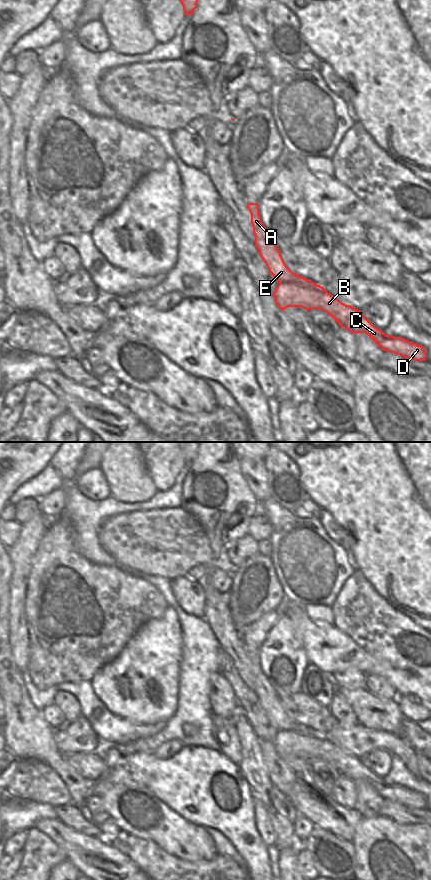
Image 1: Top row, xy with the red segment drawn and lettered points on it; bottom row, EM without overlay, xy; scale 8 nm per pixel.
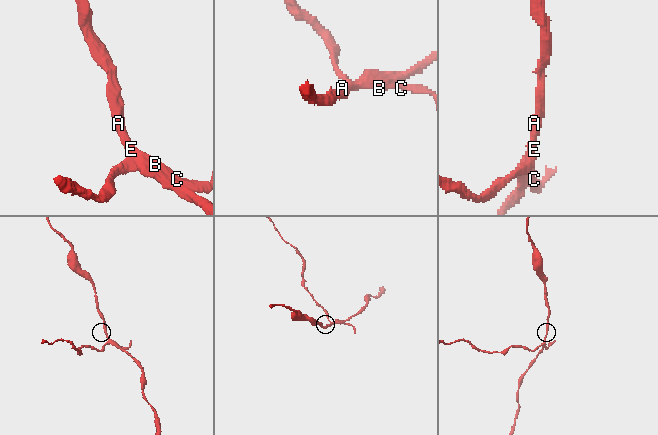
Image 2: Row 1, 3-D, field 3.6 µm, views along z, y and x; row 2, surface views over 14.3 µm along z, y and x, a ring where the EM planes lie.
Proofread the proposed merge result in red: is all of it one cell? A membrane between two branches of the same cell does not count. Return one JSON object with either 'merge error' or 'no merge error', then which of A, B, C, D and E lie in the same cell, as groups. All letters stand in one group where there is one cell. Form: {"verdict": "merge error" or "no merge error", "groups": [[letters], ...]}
{"verdict": "merge error", "groups": [["A", "E"], ["B", "C", "D"]]}

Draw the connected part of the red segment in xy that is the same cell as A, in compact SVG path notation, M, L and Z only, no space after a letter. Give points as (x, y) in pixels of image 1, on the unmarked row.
M248 651L247 656L251 662L251 672L253 674L253 682L255 684L255 694L259 698L259 702L265 710L271 723L279 731L296 731L298 733L310 733L316 737L324 737L324 735L314 731L310 727L306 727L294 721L285 712L281 704L281 699L277 696L269 680L261 670L259 651Z

